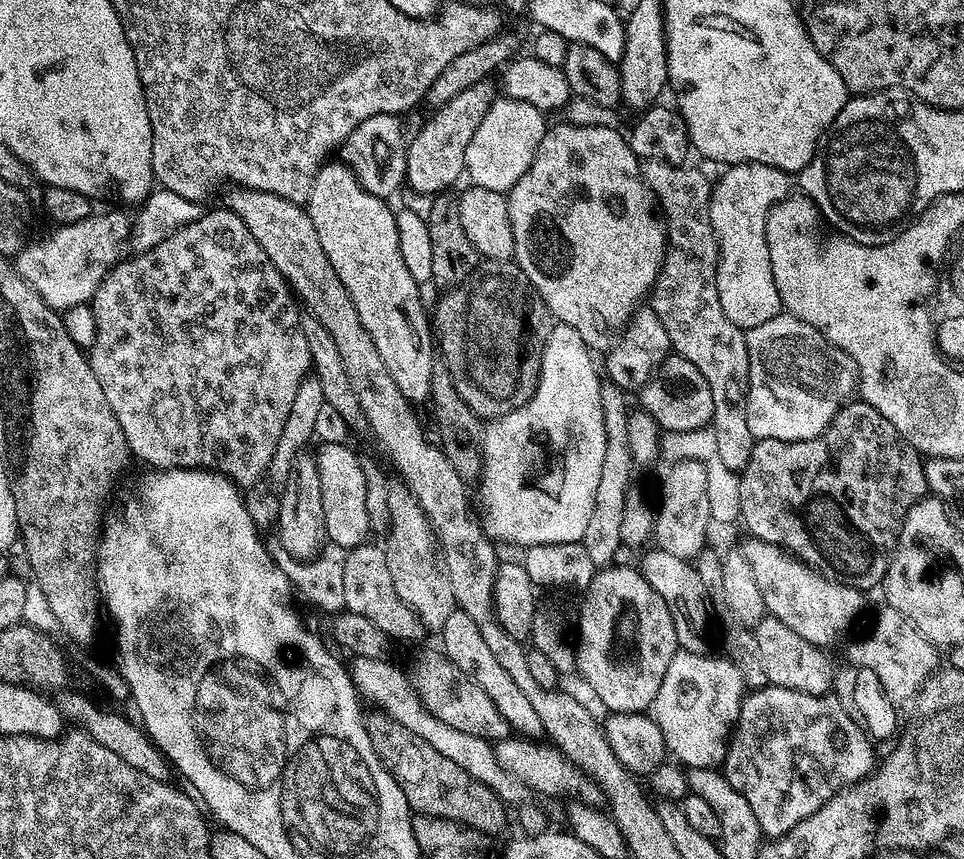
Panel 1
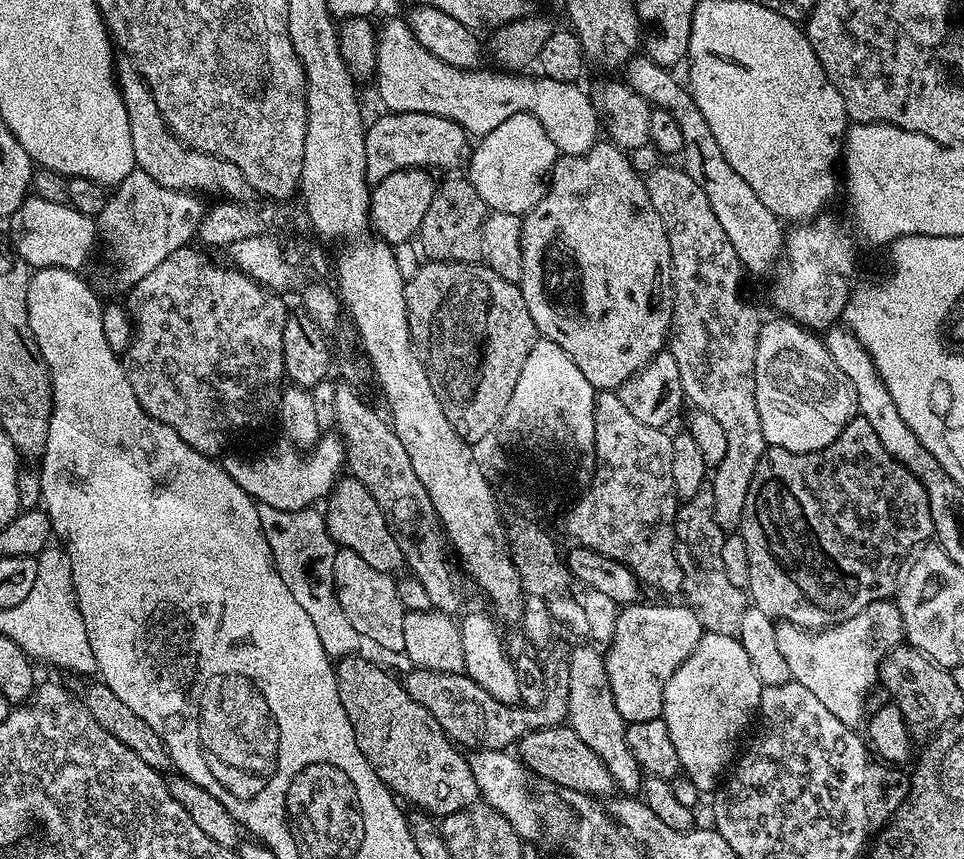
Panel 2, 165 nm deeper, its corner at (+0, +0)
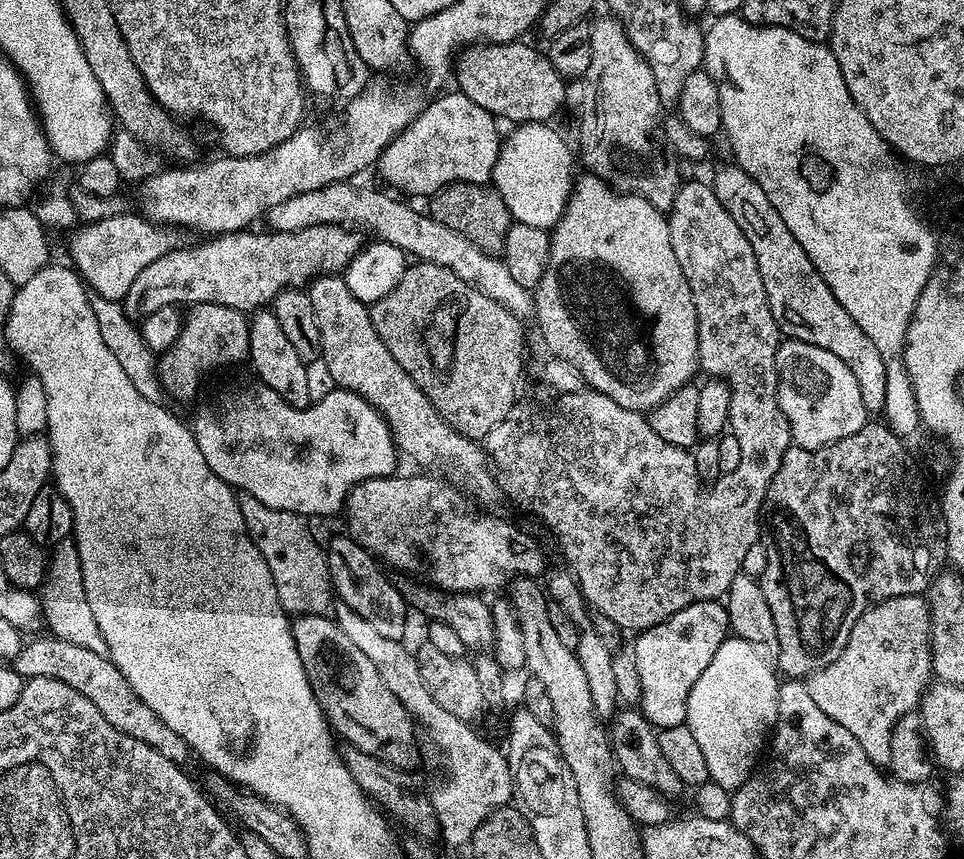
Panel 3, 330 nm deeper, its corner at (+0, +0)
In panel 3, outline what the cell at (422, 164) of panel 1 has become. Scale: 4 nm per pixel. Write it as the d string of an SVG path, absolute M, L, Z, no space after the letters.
M323 224L322 226L306 226L297 232L274 232L271 230L263 230L264 232L252 232L256 230L241 230L239 232L225 232L223 234L213 235L205 244L196 244L193 248L173 247L172 251L162 254L162 258L158 258L154 262L150 262L150 266L146 266L146 270L142 270L142 274L138 274L138 278L134 278L134 282L130 286L130 290L124 295L123 307L128 319L133 322L139 322L145 316L149 316L154 310L162 310L162 306L191 306L193 304L221 304L222 306L230 306L237 308L240 312L251 314L257 310L263 309L265 306L271 305L275 296L284 288L293 286L304 286L313 278L324 274L340 274L345 271L349 262L360 252L362 240L360 240L359 231L349 230L342 224Z

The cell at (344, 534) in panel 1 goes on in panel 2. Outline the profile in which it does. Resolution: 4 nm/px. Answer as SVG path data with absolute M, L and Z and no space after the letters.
M345 475L337 480L336 485L326 497L328 509L323 509L324 522L328 534L333 542L340 548L348 548L358 558L363 558L374 566L374 570L396 574L399 568L405 567L404 552L398 546L396 536L388 529L386 518L378 506L378 502L352 475Z

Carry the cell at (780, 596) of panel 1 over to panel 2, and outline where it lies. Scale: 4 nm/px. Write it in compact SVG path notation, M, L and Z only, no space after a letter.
M891 599L874 602L845 624L823 628L821 632L810 632L783 622L775 627L778 651L786 660L791 679L806 686L838 722L850 729L855 729L856 723L865 719L864 695L875 684L877 686L881 664L889 652L901 647L906 636L900 609Z

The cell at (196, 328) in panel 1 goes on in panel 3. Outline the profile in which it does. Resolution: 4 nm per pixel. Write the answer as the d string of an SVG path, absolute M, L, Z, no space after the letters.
M221 304L191 305L184 312L184 324L174 346L170 346L159 357L159 387L176 400L192 400L207 372L214 371L220 363L245 363L250 346L249 323L249 317L237 308Z

